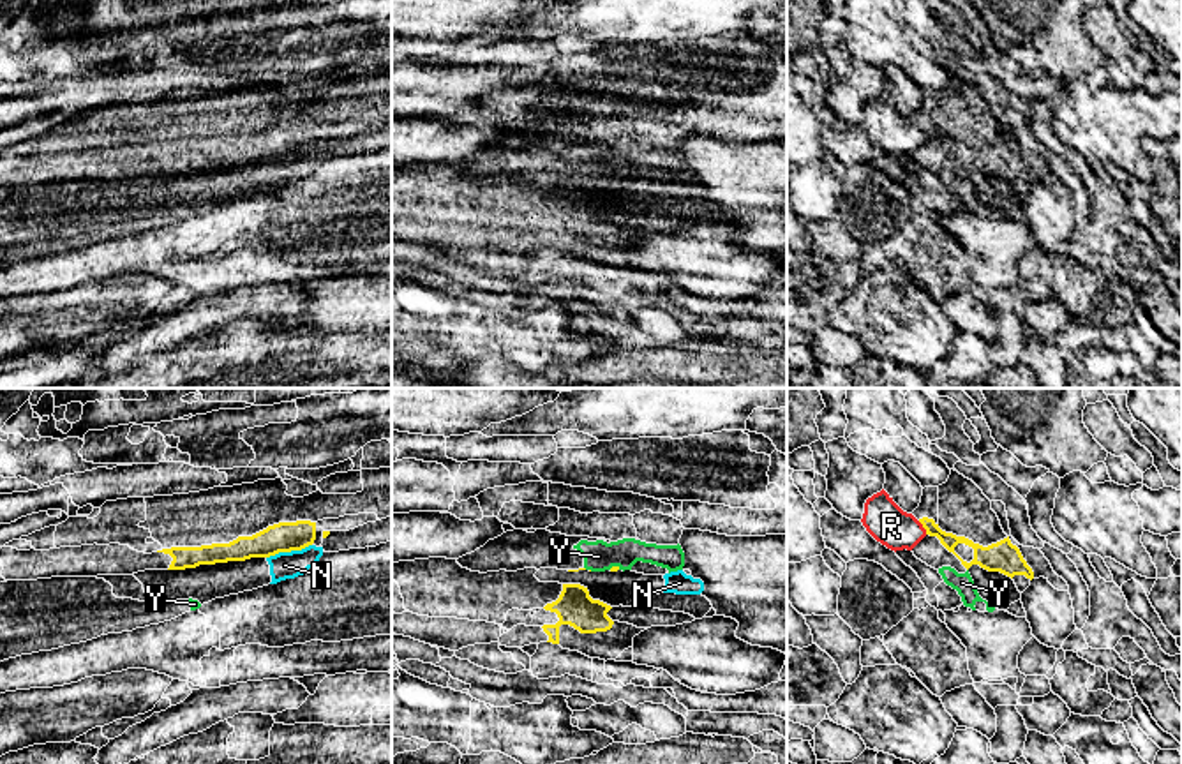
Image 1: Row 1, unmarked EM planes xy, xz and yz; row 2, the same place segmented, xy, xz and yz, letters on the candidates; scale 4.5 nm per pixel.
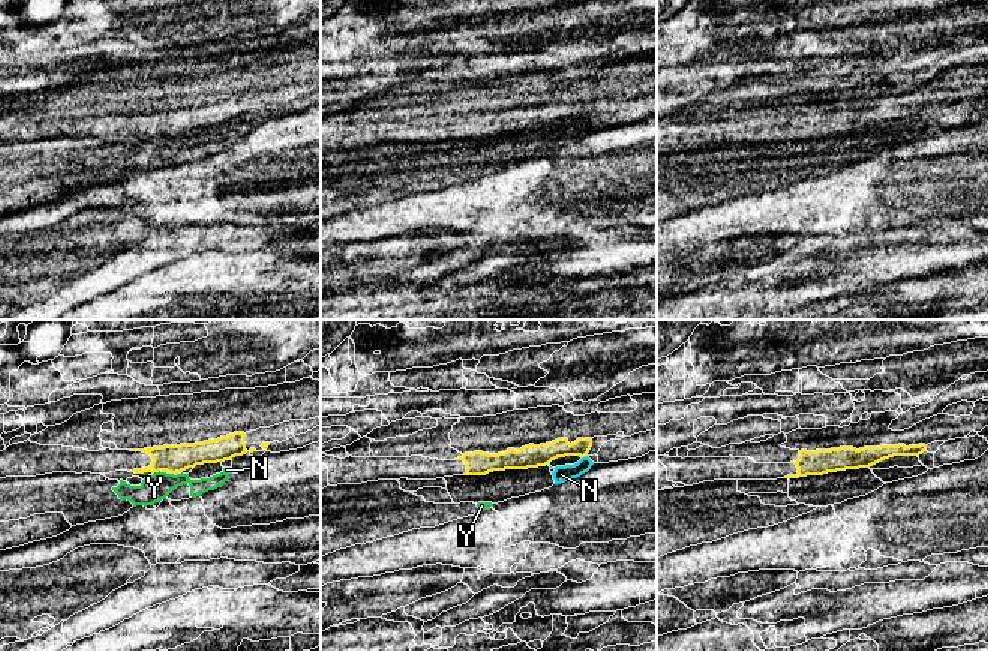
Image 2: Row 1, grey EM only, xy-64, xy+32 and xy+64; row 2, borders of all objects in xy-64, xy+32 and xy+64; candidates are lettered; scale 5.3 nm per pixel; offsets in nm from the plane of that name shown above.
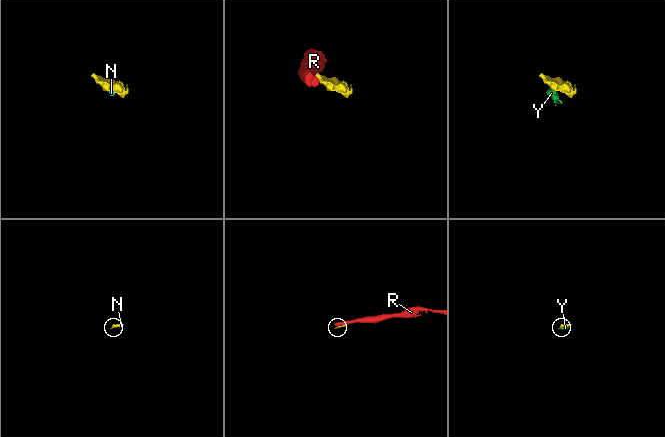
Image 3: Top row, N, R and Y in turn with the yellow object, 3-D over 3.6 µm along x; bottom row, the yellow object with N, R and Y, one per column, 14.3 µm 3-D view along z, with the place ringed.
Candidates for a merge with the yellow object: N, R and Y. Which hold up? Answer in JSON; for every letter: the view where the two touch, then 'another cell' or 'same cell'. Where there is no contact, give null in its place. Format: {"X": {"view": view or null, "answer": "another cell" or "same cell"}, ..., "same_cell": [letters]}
{"N": {"view": "xy", "answer": "another cell"}, "R": {"view": "yz", "answer": "another cell"}, "Y": {"view": "xz", "answer": "another cell"}, "same_cell": []}

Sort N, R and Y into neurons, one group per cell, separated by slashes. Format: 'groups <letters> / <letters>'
groups N Y / R

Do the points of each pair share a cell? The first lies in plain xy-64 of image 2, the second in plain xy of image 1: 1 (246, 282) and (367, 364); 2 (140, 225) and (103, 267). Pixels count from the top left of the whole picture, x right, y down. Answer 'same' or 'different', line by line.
1: same
2: different

